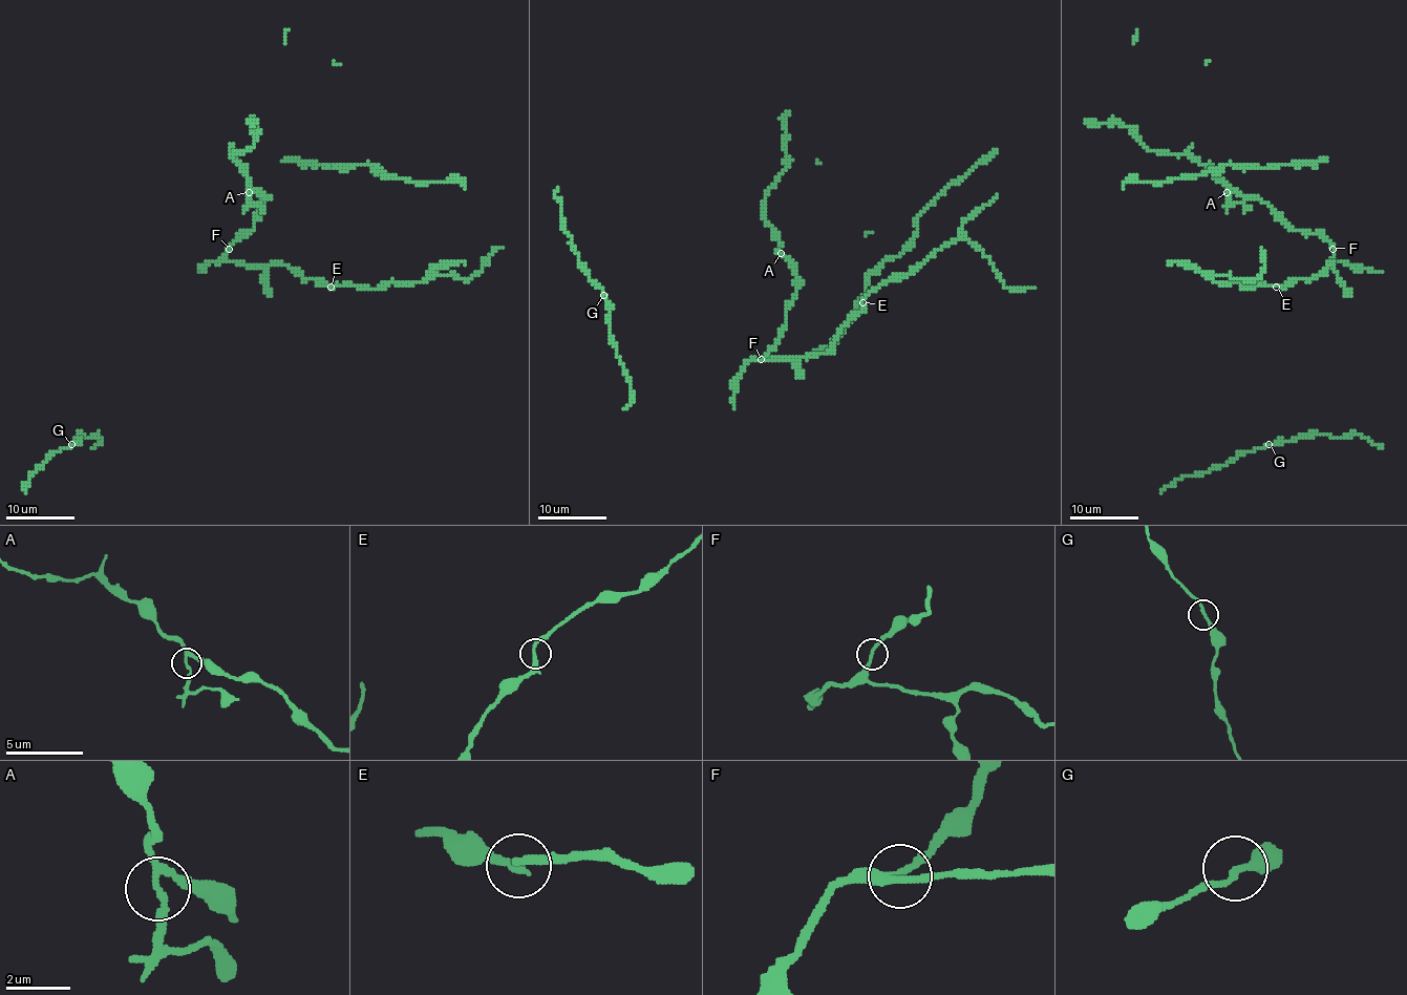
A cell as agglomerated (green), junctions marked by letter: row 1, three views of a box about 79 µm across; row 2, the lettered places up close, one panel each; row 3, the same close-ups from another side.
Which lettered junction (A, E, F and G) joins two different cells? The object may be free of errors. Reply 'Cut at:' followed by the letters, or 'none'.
Cut at: A

